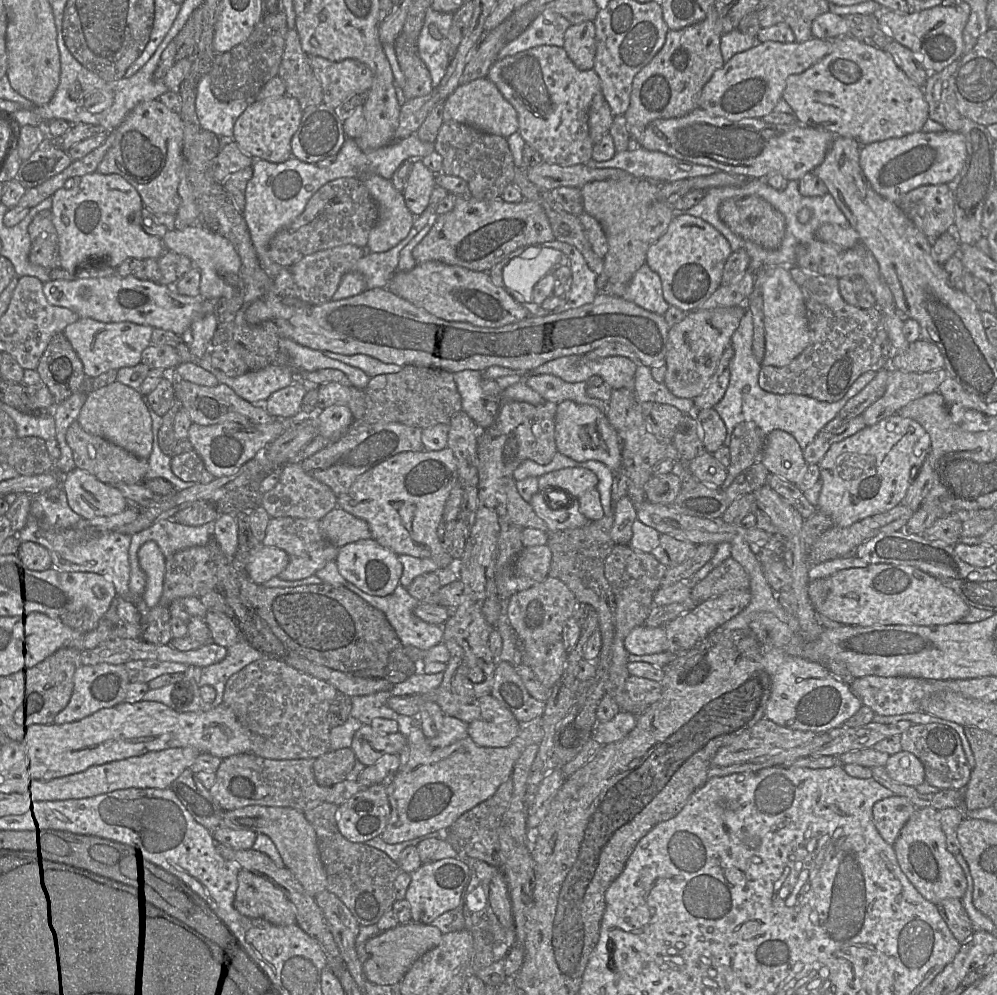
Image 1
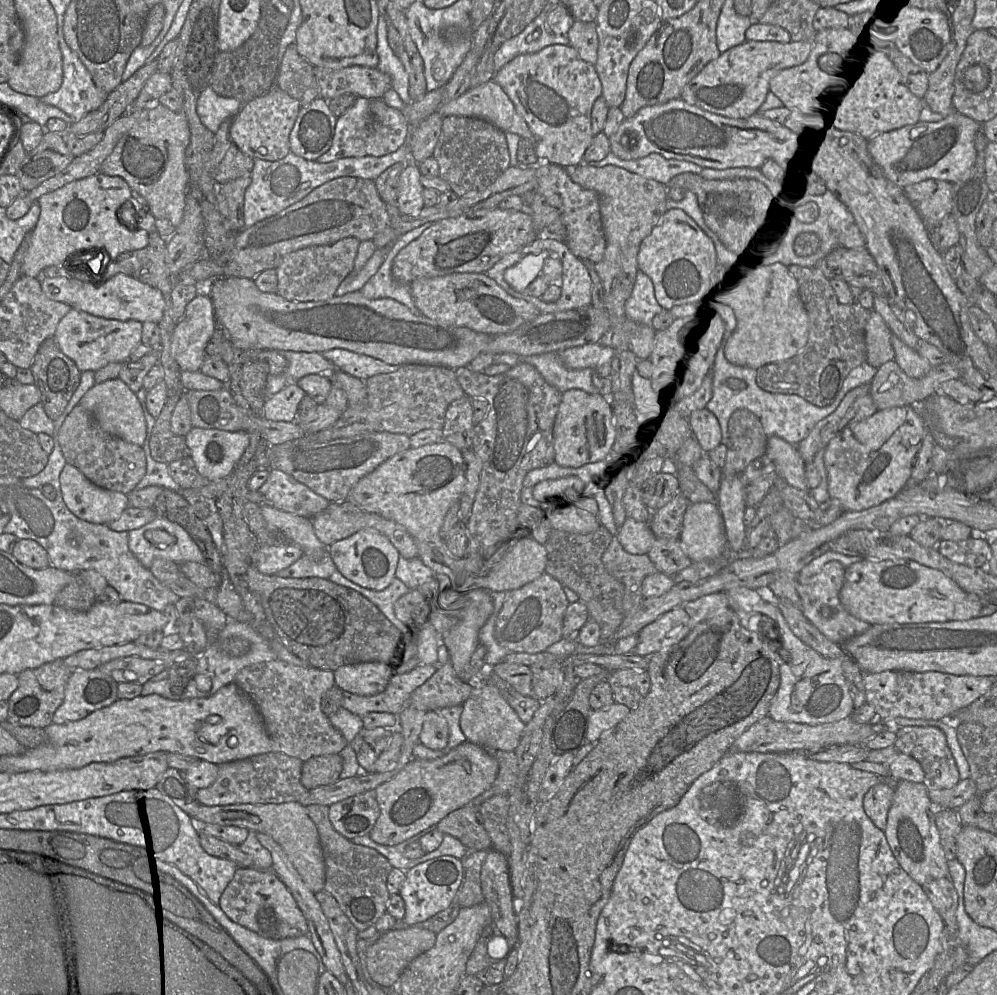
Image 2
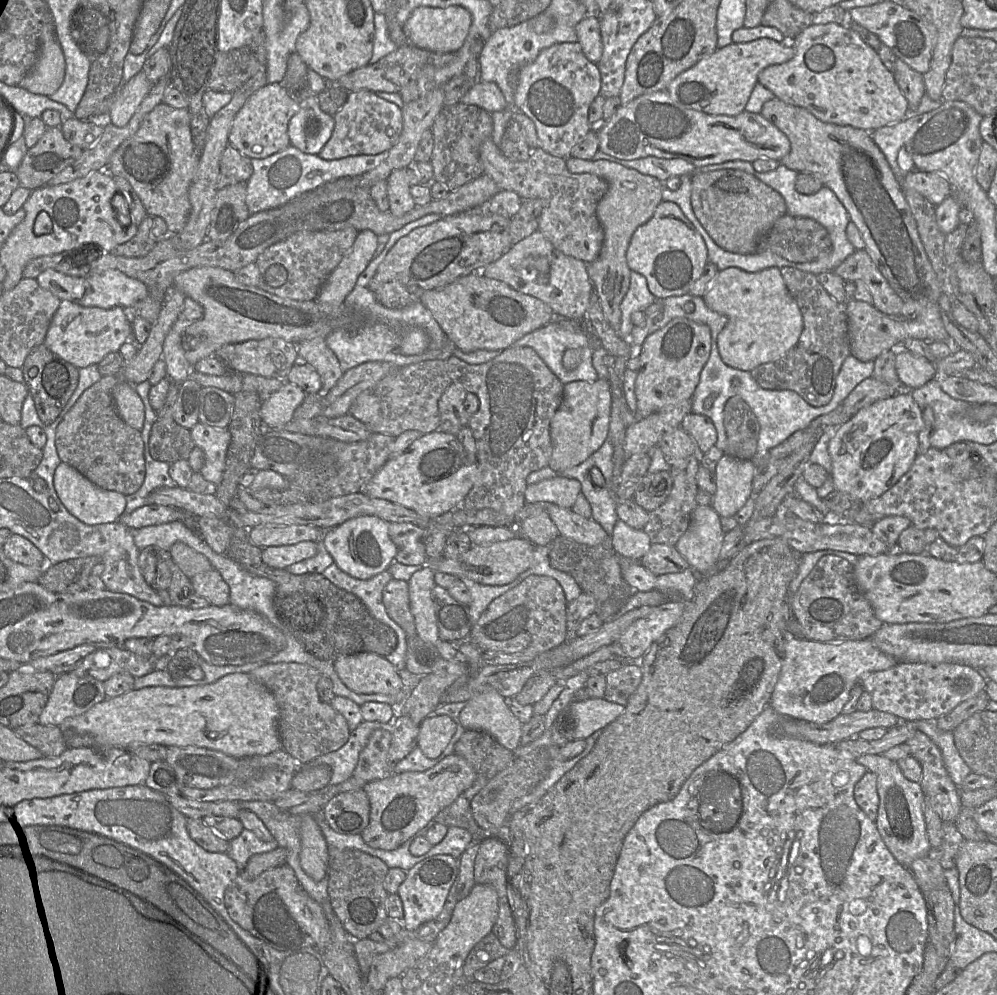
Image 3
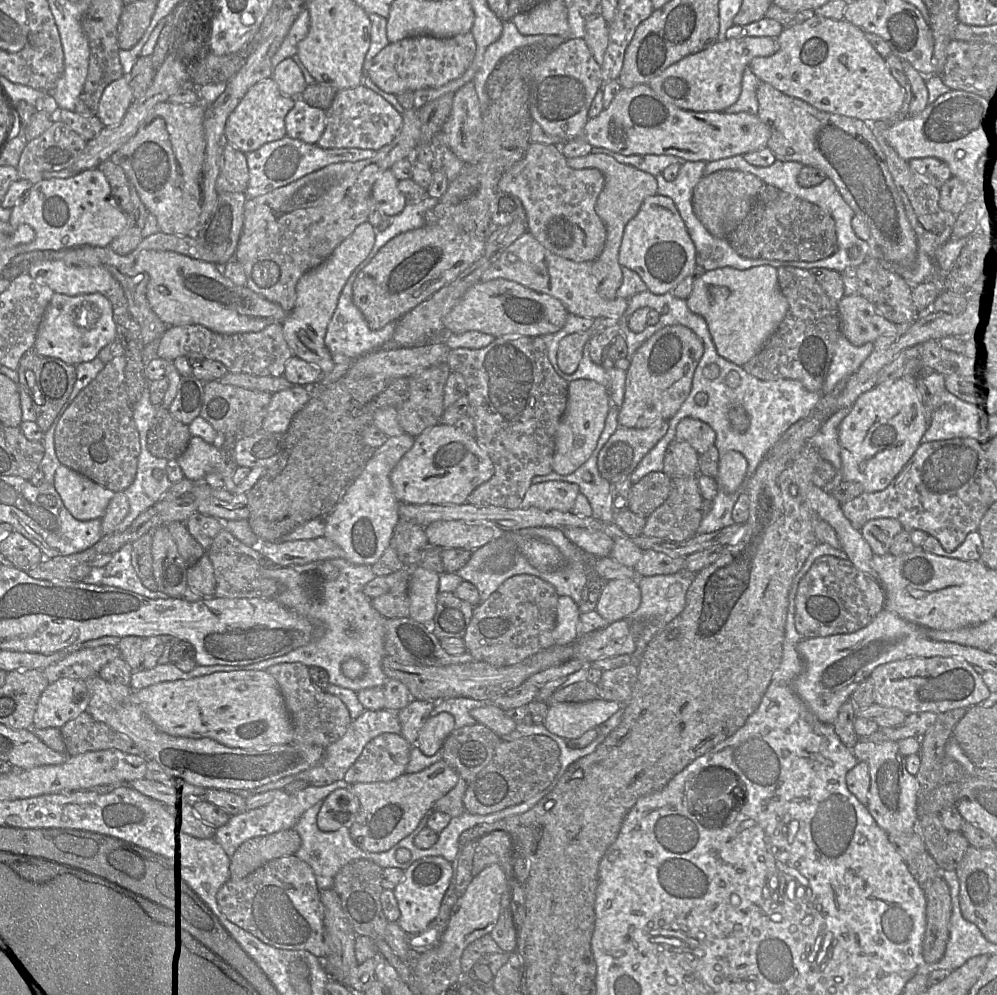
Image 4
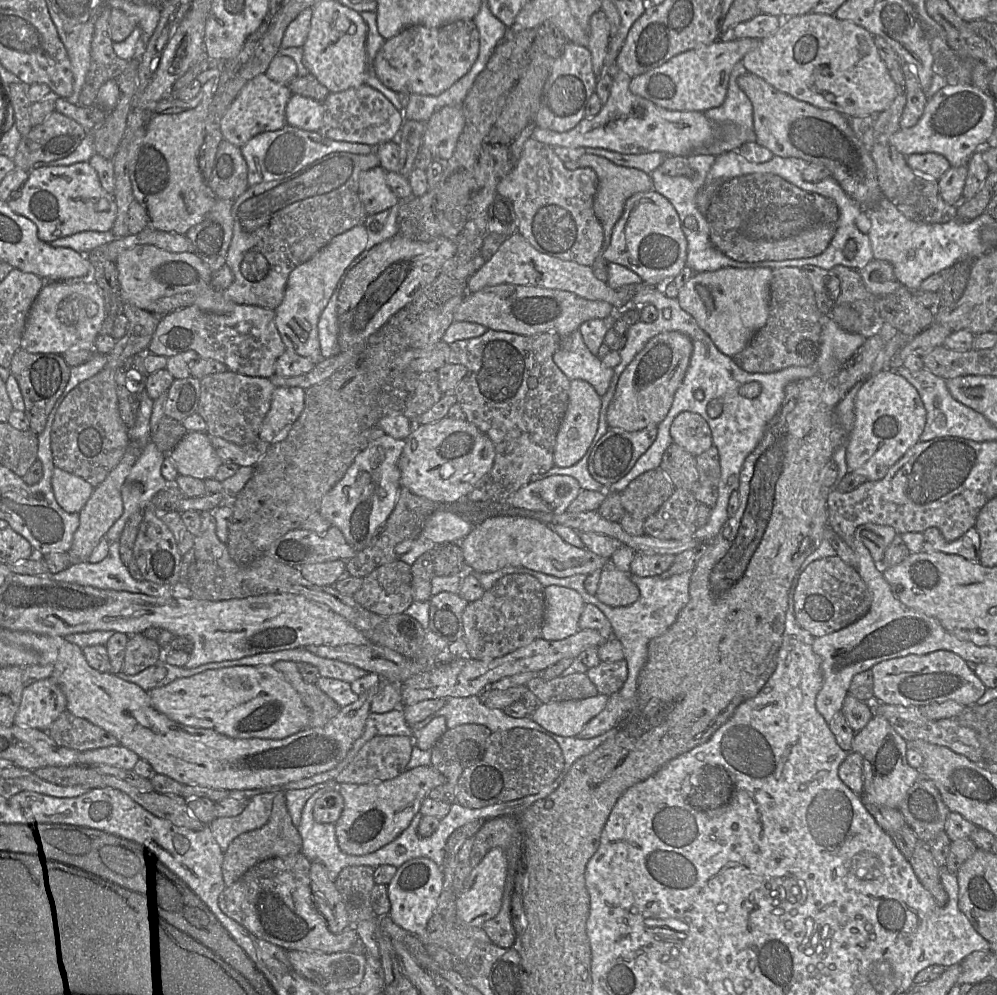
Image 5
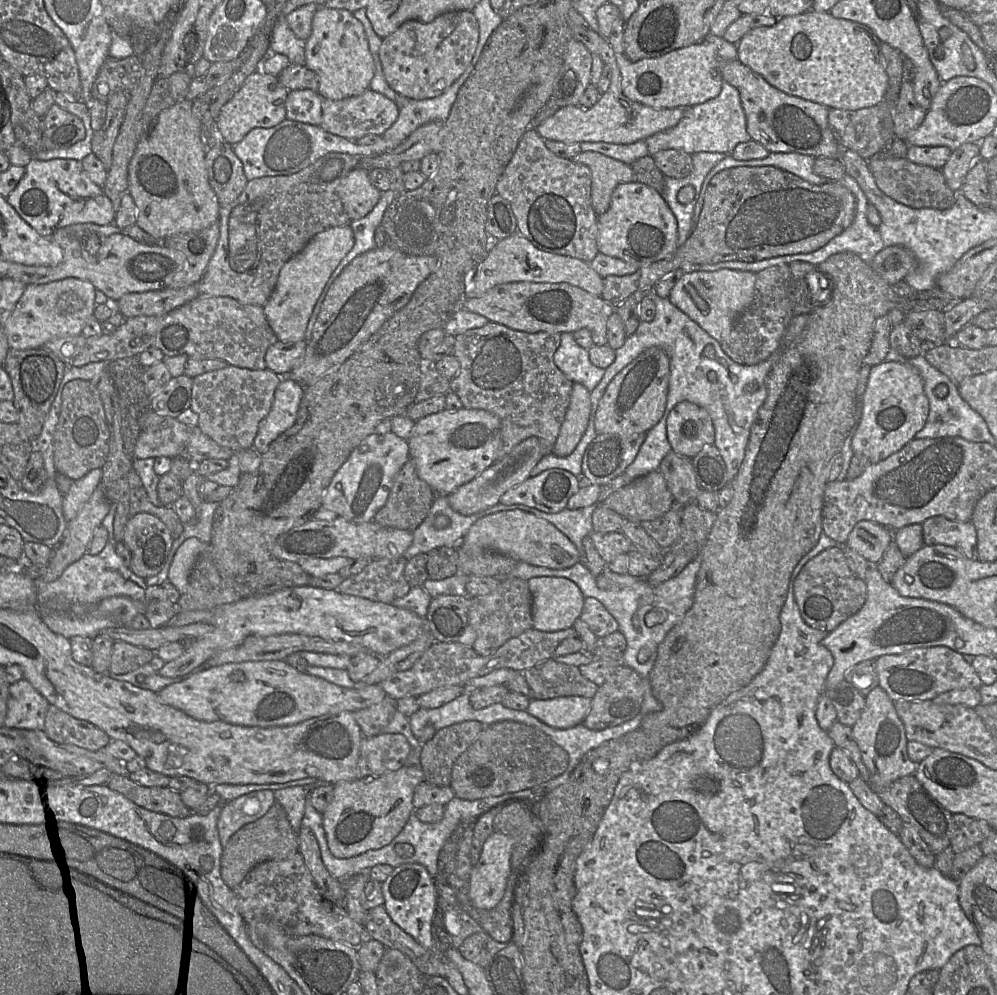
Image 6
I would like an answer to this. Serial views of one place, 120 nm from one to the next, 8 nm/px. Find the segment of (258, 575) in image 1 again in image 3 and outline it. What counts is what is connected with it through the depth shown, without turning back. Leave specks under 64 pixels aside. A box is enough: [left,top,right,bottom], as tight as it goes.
[261,541,317,569]

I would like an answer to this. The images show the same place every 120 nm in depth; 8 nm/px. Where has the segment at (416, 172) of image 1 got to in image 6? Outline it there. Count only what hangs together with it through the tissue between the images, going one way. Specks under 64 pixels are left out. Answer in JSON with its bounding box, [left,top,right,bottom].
[337,167,382,221]

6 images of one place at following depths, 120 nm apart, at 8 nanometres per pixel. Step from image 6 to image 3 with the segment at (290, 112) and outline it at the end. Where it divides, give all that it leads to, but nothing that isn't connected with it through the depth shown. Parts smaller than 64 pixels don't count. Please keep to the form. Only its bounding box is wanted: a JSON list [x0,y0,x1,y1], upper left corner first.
[287,94,334,155]

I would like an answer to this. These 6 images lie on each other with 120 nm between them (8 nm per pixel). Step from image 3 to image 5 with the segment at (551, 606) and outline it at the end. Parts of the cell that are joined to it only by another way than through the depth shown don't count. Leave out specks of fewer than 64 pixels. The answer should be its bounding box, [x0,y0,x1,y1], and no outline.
[462,574,545,659]

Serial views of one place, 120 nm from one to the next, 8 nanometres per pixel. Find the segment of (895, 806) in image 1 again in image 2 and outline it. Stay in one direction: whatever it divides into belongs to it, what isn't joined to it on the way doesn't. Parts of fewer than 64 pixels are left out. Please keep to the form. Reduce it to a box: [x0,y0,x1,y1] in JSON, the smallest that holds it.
[863,781,894,831]

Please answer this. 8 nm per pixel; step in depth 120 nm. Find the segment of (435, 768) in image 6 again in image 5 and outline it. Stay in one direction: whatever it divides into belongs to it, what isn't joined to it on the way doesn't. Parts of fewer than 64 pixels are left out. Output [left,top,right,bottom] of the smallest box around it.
[429,724,492,804]

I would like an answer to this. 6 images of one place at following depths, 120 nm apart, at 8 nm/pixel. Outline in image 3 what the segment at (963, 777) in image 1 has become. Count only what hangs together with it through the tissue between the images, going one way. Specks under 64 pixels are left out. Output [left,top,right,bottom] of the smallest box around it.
[906,730,962,822]

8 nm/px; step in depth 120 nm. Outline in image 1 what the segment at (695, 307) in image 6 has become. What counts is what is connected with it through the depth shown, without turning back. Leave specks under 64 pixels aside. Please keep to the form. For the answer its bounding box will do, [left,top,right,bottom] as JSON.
[761,266,809,366]

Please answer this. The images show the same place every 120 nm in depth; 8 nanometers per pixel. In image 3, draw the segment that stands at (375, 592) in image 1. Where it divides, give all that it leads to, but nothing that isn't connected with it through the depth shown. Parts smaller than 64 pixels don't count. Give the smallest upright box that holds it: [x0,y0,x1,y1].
[321,516,396,580]

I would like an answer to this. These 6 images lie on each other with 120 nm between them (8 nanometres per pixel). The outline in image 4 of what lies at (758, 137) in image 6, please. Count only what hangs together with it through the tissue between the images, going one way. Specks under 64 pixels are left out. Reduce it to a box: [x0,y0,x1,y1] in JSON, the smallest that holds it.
[757,82,918,268]

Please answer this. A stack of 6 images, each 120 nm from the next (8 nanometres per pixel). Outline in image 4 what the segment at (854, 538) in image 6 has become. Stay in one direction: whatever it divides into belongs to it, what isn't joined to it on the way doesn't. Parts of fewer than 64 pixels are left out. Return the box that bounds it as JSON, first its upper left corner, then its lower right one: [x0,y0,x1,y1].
[860,518,903,556]

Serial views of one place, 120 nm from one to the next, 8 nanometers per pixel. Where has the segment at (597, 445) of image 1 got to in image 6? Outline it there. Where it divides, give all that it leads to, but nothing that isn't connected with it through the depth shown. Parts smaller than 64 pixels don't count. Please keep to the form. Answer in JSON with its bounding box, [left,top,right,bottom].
[552,383,590,457]

